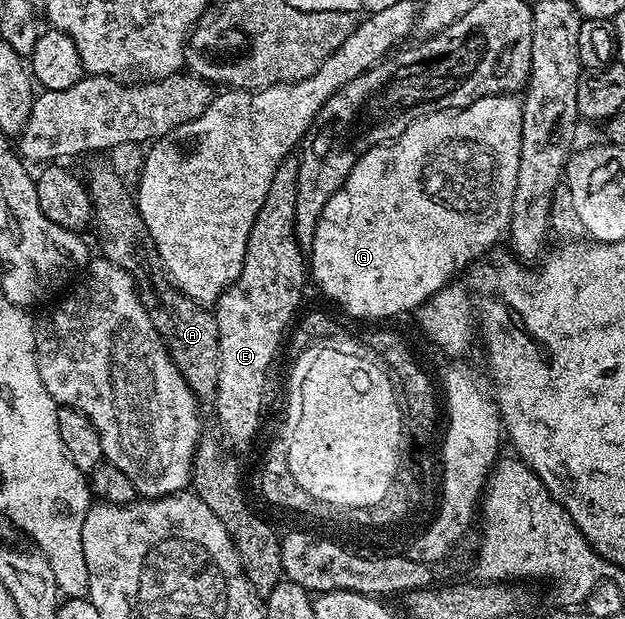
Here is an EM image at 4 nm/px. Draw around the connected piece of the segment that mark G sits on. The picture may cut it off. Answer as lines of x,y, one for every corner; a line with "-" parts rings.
517,94
508,95
485,95
476,100
472,105
467,107
459,107
457,111
437,111
431,115
425,115
422,119
417,119
412,125
408,125
408,129
404,129
404,133
399,135
397,139
391,139
390,142
382,144
380,147
374,147
368,153
364,153
356,161
356,165
352,169
352,173
348,173
348,177
344,181
344,185
335,193
328,201
328,205
324,205
324,209
318,218
316,224
316,233
312,237
312,245
308,248
308,275
314,281
315,285
331,299
338,307
343,307
348,314
354,319
390,319
393,315
402,315
405,311
413,312
422,306
428,299
434,298
447,283
455,278
457,267
465,268
471,261
477,260
484,251
488,250
498,238
507,234
510,226
510,214
512,213
512,201
516,197
516,177
520,169
520,145
522,144
522,100

